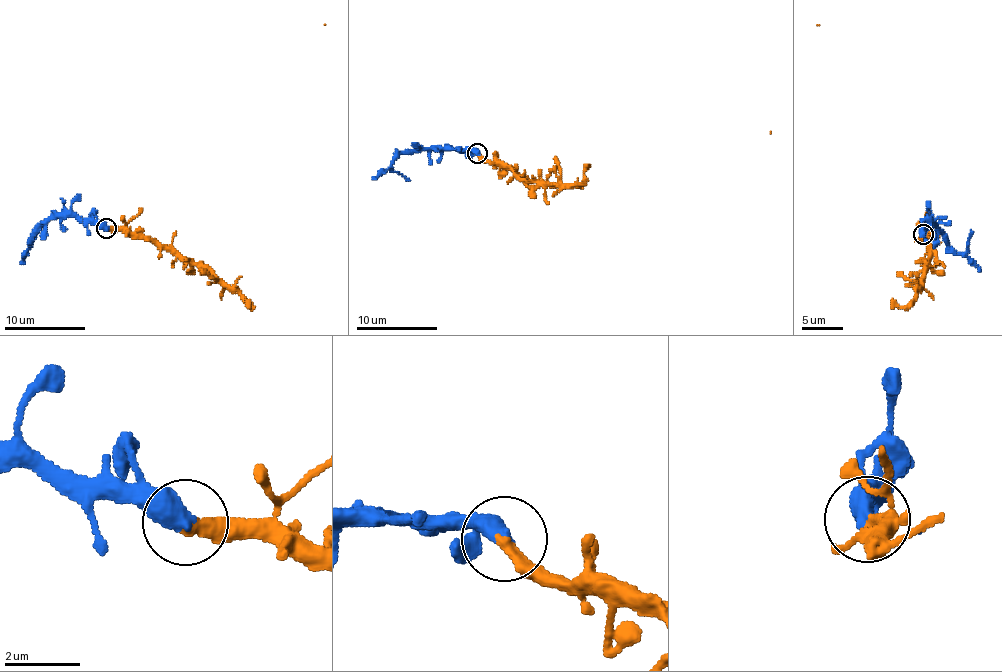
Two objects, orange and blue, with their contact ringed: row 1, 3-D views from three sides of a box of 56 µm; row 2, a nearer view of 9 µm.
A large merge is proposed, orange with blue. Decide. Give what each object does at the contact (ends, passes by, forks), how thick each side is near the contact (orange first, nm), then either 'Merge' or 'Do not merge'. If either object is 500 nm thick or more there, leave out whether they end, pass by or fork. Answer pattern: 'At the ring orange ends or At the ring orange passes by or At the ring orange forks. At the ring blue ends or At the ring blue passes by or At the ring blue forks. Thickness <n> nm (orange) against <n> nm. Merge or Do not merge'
Thickness 340 nm (orange) against 550 nm. Merge

